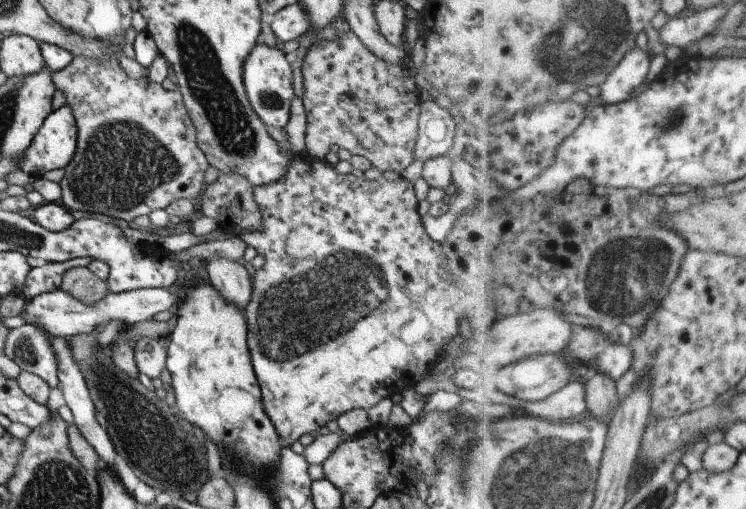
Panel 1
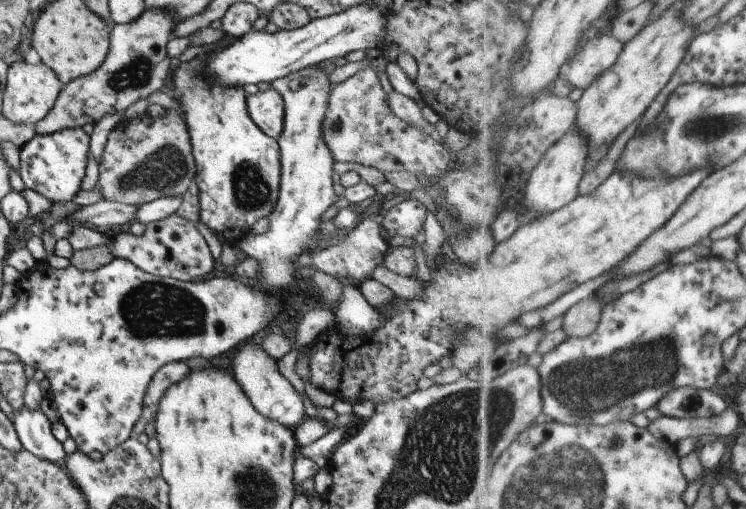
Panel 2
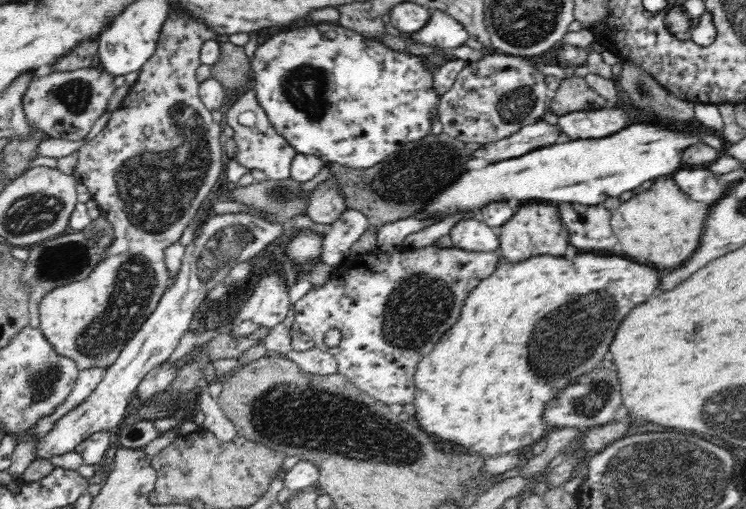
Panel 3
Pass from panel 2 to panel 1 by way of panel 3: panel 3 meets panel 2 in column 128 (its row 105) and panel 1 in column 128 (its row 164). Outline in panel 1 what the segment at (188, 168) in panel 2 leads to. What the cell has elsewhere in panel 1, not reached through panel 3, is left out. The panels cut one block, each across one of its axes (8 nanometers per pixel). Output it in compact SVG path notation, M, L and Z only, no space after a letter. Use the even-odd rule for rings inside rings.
M74 57L73 61L61 71L52 73L52 80L55 87L66 94L66 105L72 109L77 124L77 149L72 160L63 168L64 178L59 182L61 186L61 204L70 210L86 210L94 214L106 214L116 218L123 218L129 223L132 220L148 216L151 212L158 209L165 209L171 202L178 199L192 200L196 198L205 186L205 172L210 166L203 150L200 150L197 143L197 132L187 108L185 107L182 93L177 90L166 90L161 83L154 82L149 78L143 77L133 79L128 77L116 59L89 59L86 57Z

